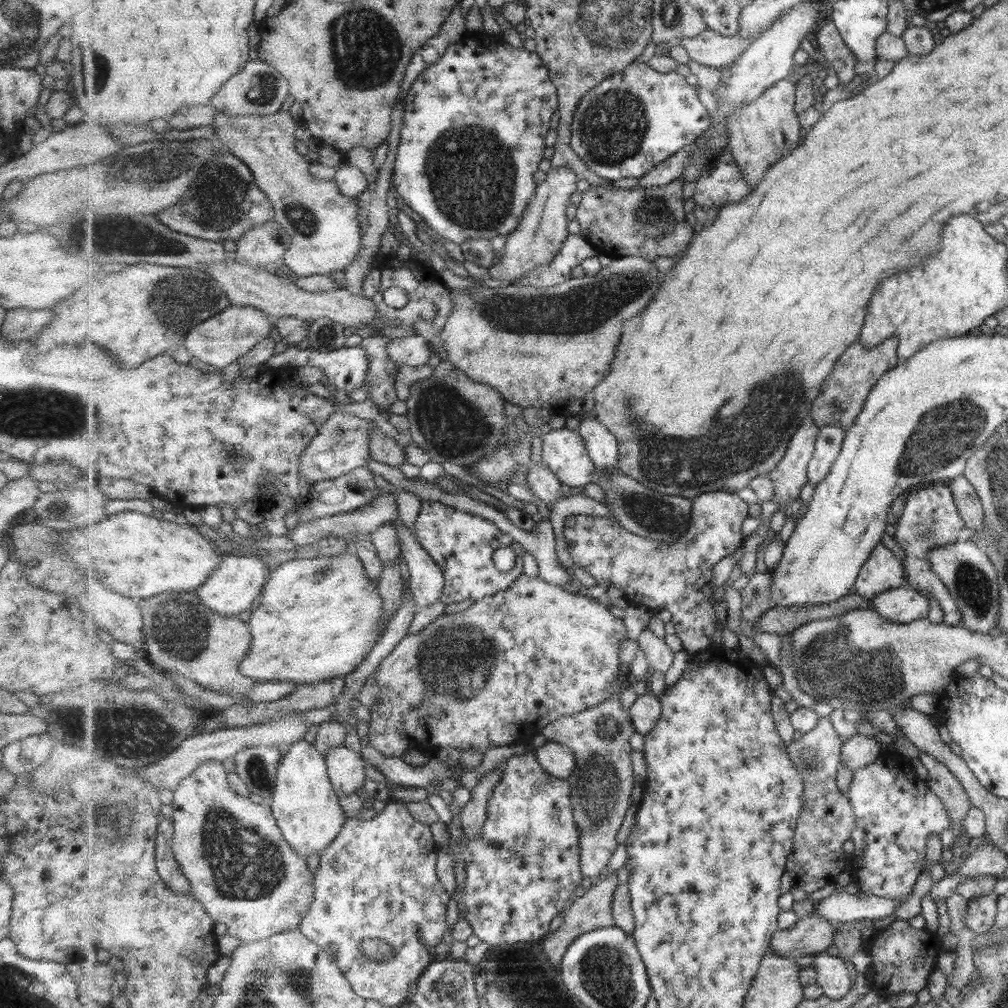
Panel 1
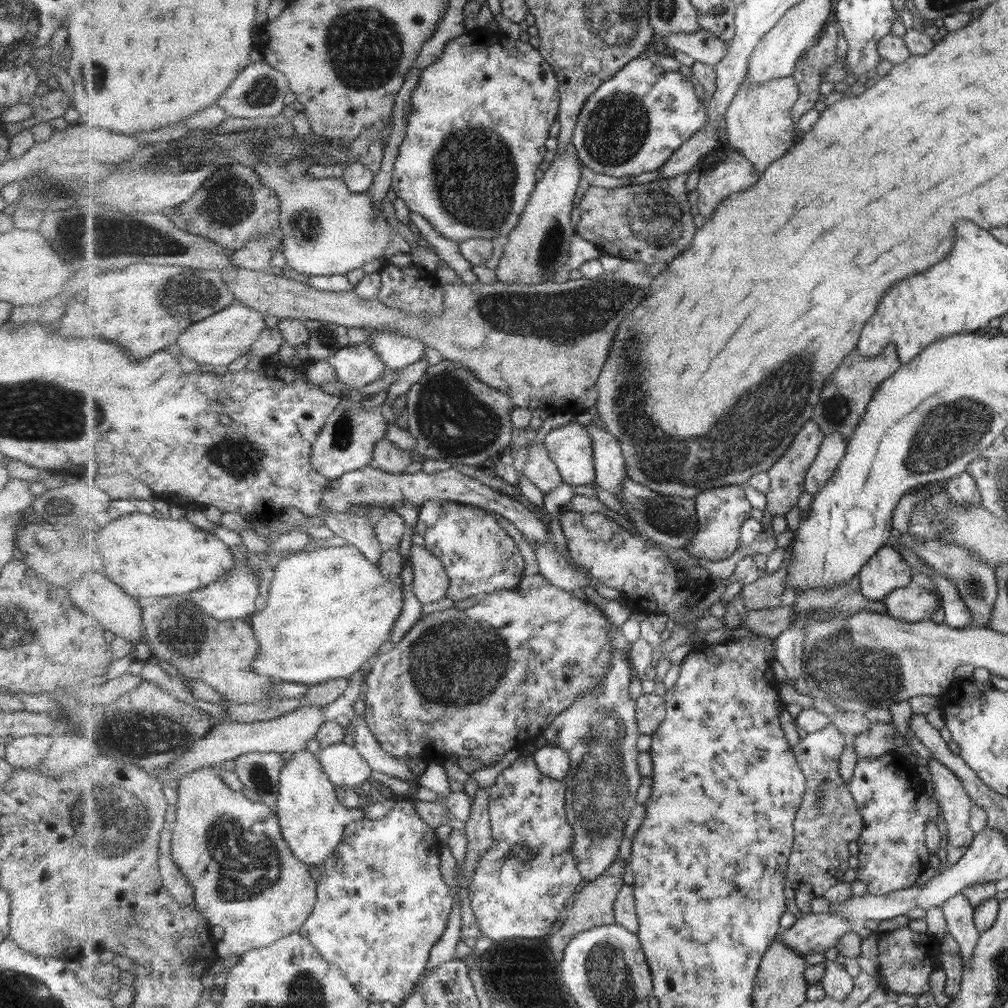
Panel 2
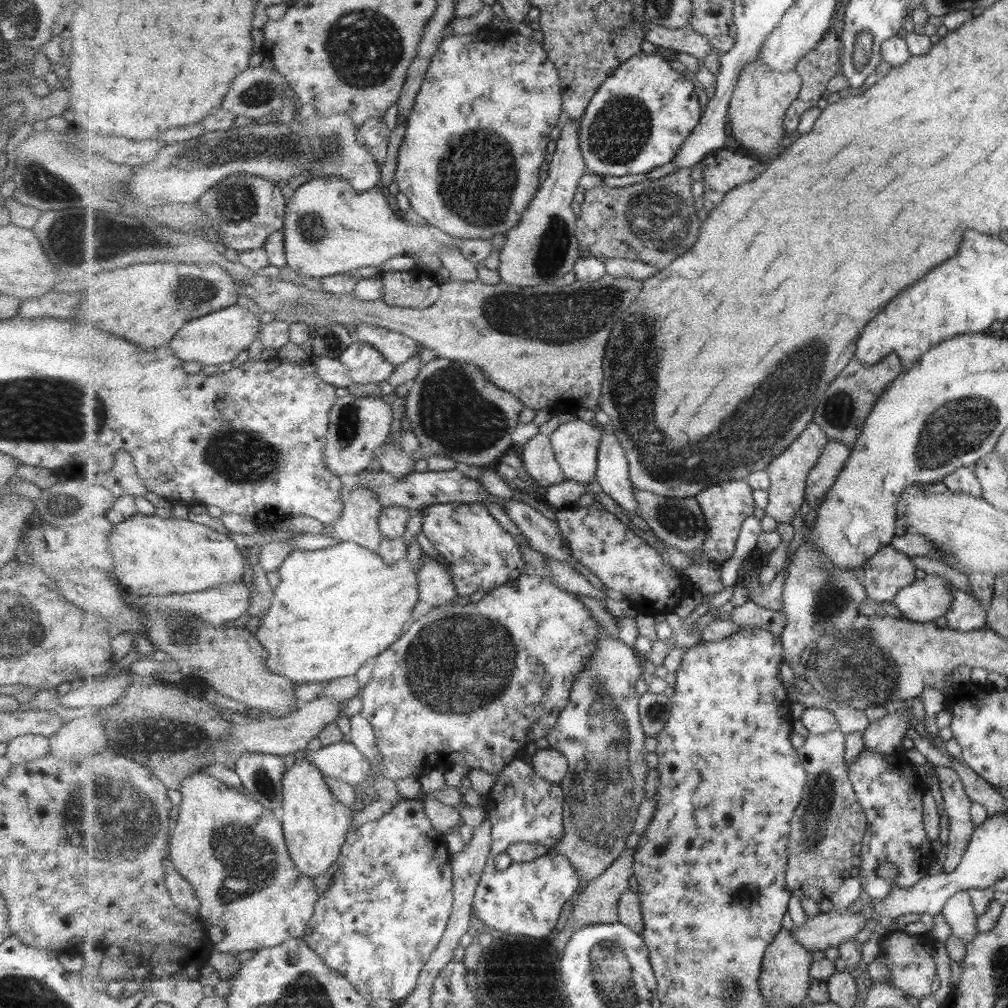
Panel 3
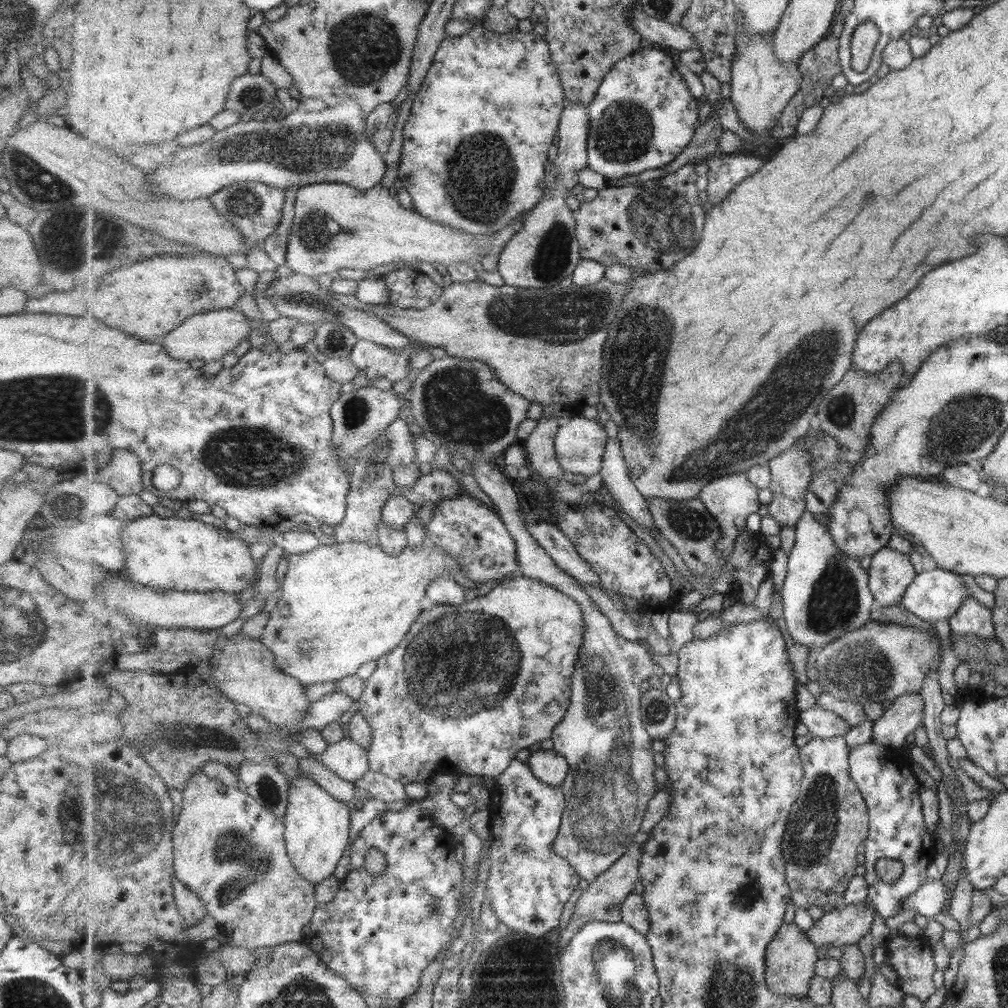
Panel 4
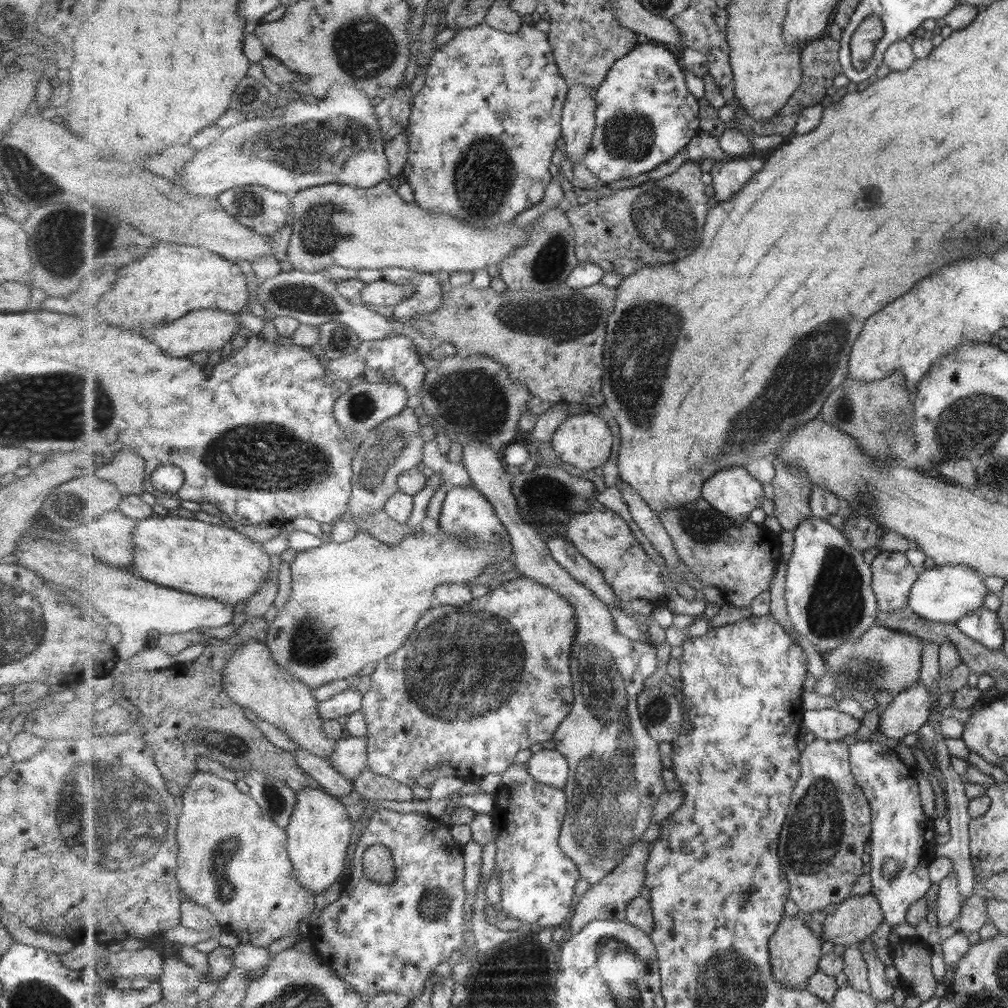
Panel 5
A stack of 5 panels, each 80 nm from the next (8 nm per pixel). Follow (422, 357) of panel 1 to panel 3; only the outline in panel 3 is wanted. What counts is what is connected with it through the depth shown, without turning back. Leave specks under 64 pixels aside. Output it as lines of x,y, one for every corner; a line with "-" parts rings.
355,324
358,341
371,344
380,350
385,358
395,366
405,364
418,354
422,347
412,337
374,324

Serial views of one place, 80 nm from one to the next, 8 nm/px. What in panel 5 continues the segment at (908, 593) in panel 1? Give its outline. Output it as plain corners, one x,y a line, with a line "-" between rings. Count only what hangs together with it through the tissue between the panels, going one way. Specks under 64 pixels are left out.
964,565
922,569
909,594
907,608
920,618
932,622
954,623
965,614
983,608
985,599
983,597
988,593
991,594
991,591
983,585
983,577

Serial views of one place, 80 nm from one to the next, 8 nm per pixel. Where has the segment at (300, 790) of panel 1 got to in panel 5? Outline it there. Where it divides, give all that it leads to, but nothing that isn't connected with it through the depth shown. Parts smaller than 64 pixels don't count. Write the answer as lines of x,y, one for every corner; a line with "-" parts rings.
309,787
296,795
294,815
286,830
288,850
299,882
316,895
344,878
341,874
345,870
345,858
351,844
354,822
346,806
323,790

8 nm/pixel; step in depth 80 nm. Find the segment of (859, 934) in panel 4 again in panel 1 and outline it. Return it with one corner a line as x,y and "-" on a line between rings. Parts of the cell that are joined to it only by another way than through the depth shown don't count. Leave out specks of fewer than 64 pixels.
815,913
802,917
800,921
787,930
777,930
771,939
771,949
783,958
814,956
833,946
834,936
838,930
833,921

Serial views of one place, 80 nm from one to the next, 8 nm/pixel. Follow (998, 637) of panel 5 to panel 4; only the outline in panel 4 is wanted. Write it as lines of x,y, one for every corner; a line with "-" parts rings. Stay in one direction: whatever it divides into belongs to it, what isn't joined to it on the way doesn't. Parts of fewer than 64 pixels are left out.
972,597
957,608
957,614
951,616
947,624
951,634
971,635
987,640
995,637
991,610
980,605

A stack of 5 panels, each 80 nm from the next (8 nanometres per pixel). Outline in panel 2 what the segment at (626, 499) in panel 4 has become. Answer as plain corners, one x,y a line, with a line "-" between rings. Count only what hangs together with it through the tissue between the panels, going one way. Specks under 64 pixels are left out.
591,423
586,426
594,446
594,463
596,468
596,483
604,490
617,496
628,477
629,466
623,456
622,446
601,424

